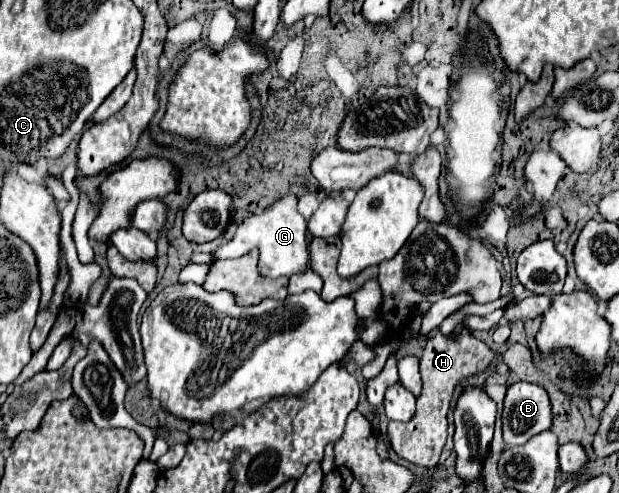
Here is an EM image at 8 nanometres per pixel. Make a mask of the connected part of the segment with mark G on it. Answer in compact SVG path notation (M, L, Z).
M284 196L282 200L274 202L272 206L268 206L262 214L258 216L248 216L238 228L236 234L230 242L222 244L216 250L216 258L214 260L224 260L224 258L238 258L244 256L250 250L258 250L260 252L260 260L258 260L258 270L262 276L268 278L280 278L280 276L294 276L294 274L302 274L308 268L310 256L308 256L308 242L306 242L306 220L302 218L302 214L296 210L296 196Z

